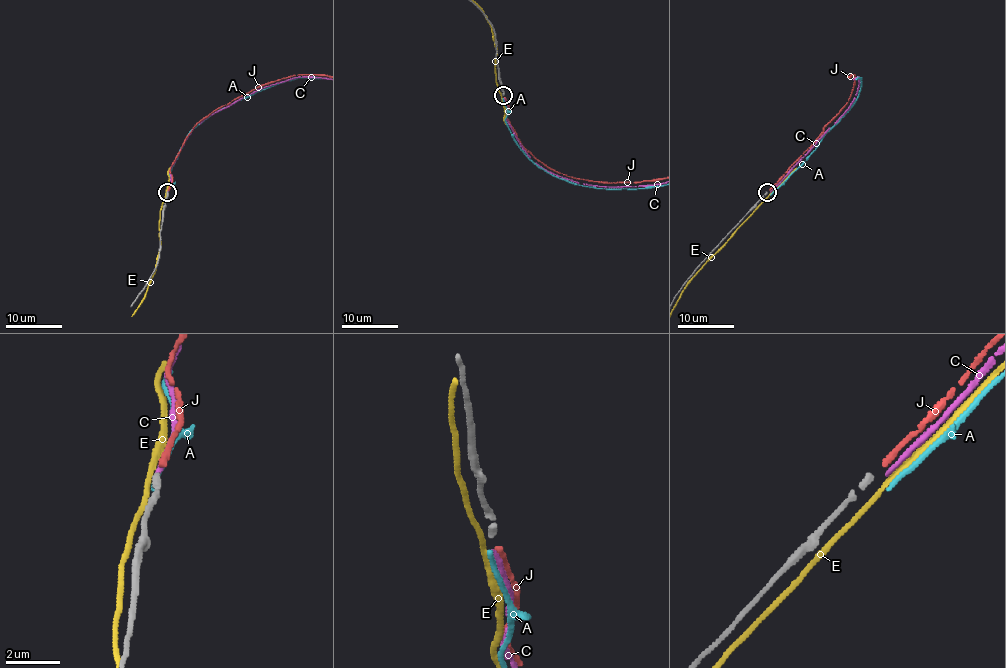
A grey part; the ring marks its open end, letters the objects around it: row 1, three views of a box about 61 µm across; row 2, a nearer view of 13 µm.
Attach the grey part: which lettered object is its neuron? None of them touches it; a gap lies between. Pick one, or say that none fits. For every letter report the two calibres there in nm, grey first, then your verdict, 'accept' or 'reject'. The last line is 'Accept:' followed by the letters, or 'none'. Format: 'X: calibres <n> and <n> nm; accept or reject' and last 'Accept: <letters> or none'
A: calibres 240 and 180 nm; reject
C: calibres 240 and 160 nm; reject
E: calibres 240 and 170 nm; reject
J: calibres 240 and 240 nm; accept
Accept: J

